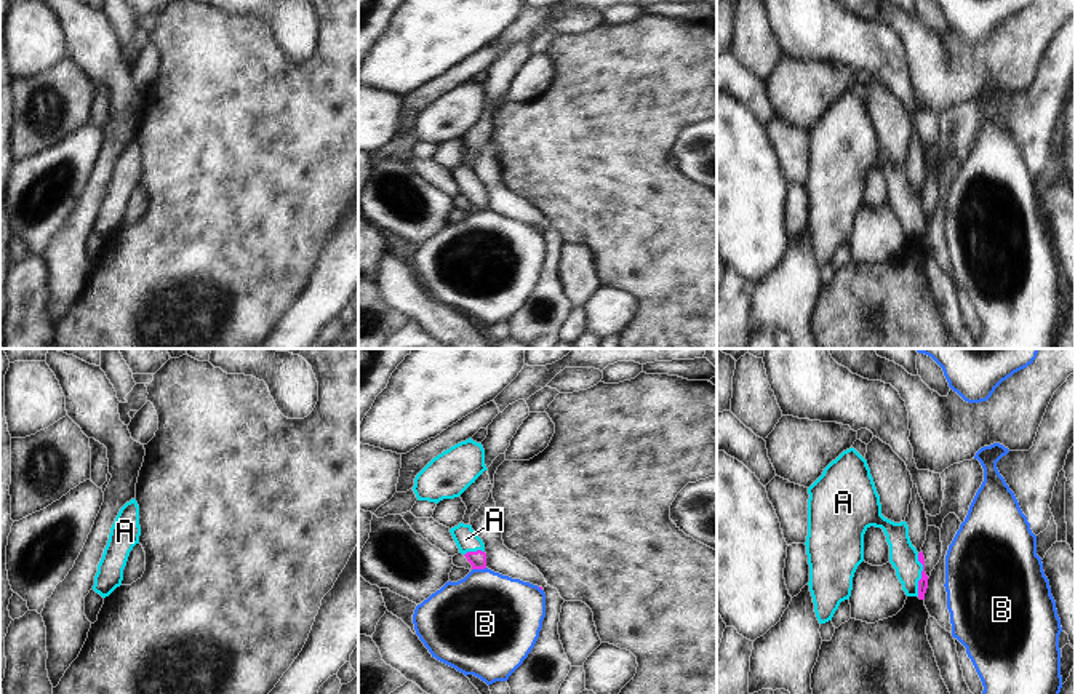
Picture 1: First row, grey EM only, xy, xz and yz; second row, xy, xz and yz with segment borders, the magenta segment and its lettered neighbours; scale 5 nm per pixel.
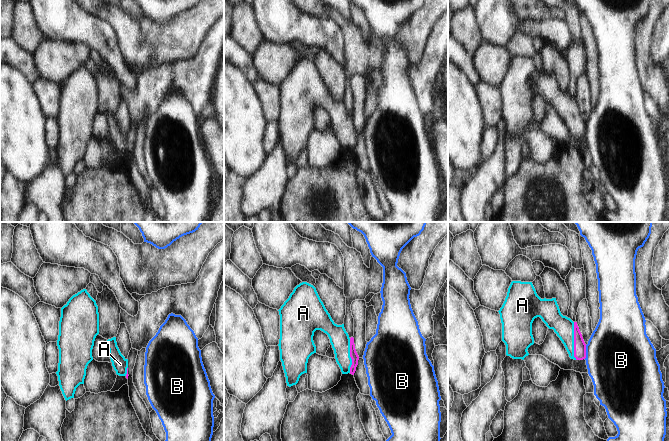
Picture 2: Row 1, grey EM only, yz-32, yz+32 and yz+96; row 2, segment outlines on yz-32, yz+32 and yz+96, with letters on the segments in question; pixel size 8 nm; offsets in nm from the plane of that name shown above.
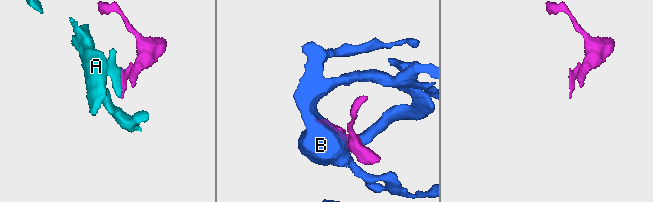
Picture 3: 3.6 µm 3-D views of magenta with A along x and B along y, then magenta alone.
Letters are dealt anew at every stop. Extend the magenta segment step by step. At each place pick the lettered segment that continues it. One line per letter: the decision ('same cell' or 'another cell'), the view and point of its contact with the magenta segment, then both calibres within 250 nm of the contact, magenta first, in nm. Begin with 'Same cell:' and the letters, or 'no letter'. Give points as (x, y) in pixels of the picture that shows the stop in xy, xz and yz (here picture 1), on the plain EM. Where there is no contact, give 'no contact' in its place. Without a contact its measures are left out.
Same cell: A
A: same cell; meets magenta in yz at (922, 216); 50 nm thick on the magenta side, 140 nm on the other
B: another cell; meets magenta in xz at (479, 210); 80 nm thick on the magenta side, 460 nm on the other

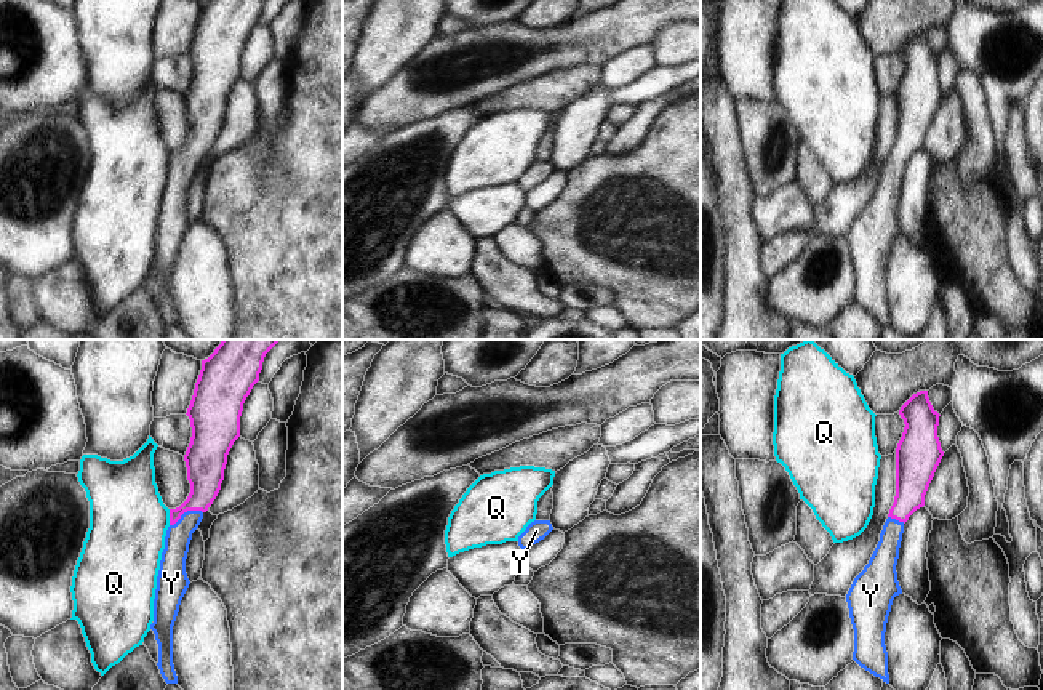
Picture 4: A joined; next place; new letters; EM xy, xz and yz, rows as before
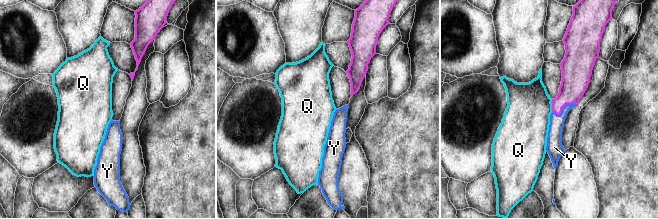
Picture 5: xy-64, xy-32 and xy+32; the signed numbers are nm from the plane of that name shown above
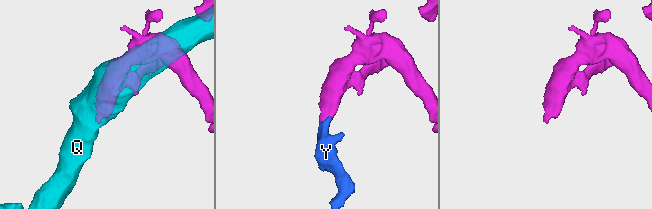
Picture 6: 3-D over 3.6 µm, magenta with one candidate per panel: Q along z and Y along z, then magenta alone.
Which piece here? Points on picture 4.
Same cell: Y
Q: another cell; meets magenta in xy at (170, 159); 160 nm thick on the magenta side, 400 nm on the other
Y: same cell; meets magenta in xy at (186, 152); 190 nm thick on the magenta side, 130 nm on the other

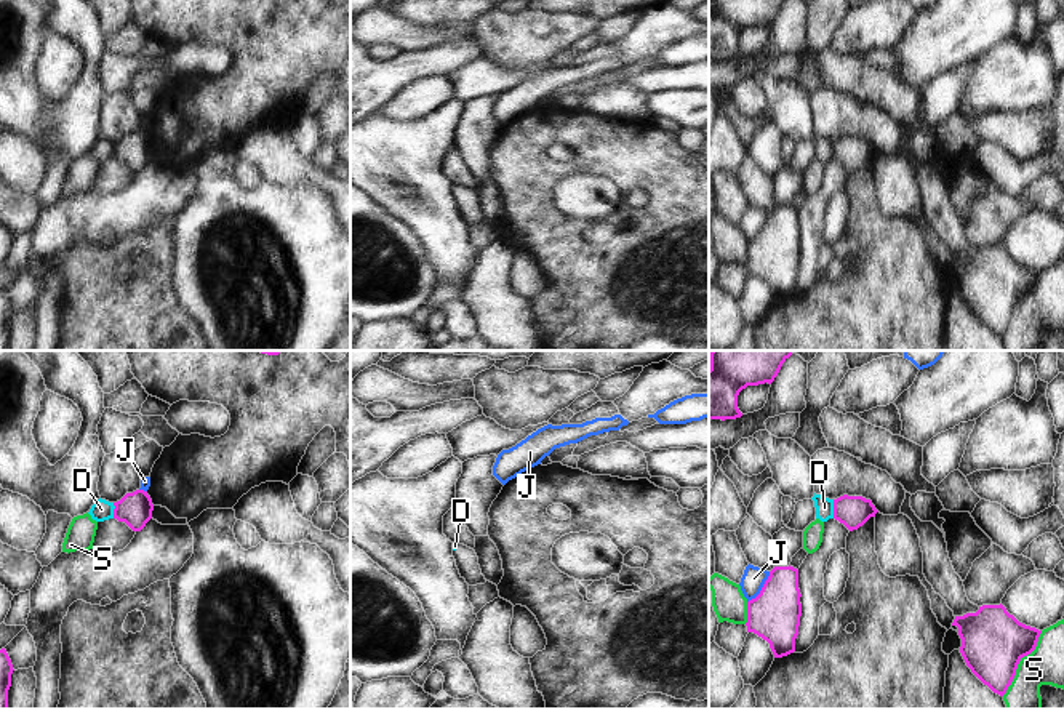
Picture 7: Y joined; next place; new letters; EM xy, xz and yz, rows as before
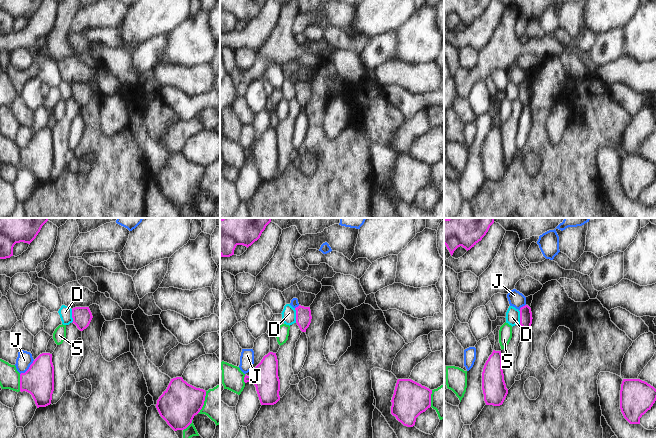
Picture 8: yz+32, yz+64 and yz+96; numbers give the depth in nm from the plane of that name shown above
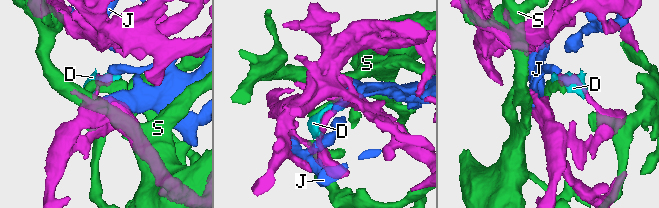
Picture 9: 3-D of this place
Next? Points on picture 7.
Same cell: no letter
D: another cell; meets magenta in yz at (834, 151); 160 nm thick on the magenta side, 100 nm on the other
J: another cell; meets magenta in yz at (762, 229); 260 nm thick on the magenta side, 120 nm on the other
S: another cell; meets magenta in yz at (1018, 304); 320 nm thick on the magenta side, 190 nm on the other

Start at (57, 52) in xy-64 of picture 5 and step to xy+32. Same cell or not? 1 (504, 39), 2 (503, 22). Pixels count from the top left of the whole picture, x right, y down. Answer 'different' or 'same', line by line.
1: different
2: different

